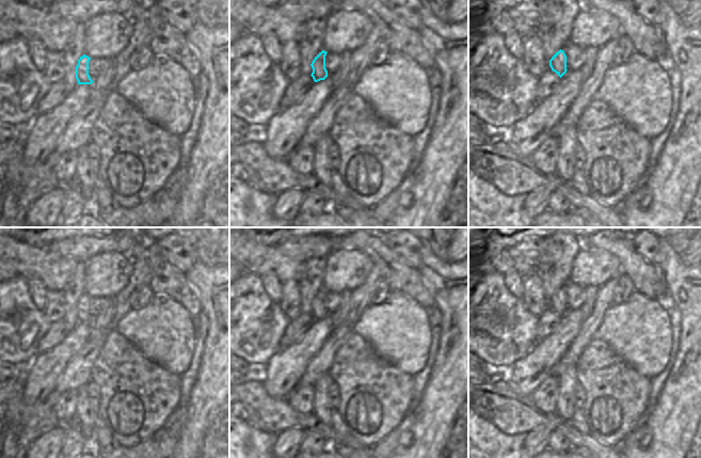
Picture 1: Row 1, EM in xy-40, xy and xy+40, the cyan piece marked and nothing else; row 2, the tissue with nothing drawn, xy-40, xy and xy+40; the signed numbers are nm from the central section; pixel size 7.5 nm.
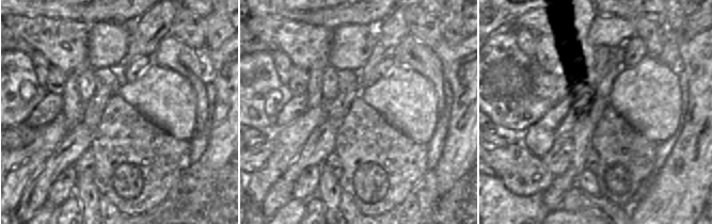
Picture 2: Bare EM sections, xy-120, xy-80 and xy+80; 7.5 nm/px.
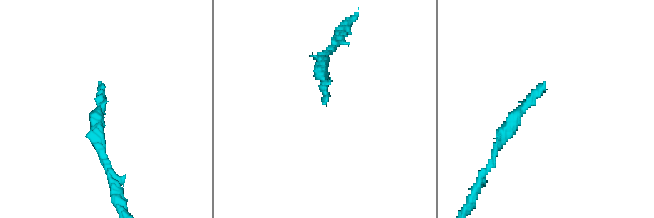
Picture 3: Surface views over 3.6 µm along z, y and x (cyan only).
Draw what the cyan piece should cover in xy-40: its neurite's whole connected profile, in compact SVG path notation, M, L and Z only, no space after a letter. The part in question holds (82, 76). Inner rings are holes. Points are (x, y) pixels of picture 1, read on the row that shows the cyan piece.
M83 54L76 66L76 79L78 84L92 84L108 66L106 59L91 59Z

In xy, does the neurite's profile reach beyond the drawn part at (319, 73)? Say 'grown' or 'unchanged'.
grown

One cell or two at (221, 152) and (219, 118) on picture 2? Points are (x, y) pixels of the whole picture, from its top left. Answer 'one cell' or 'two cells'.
one cell

